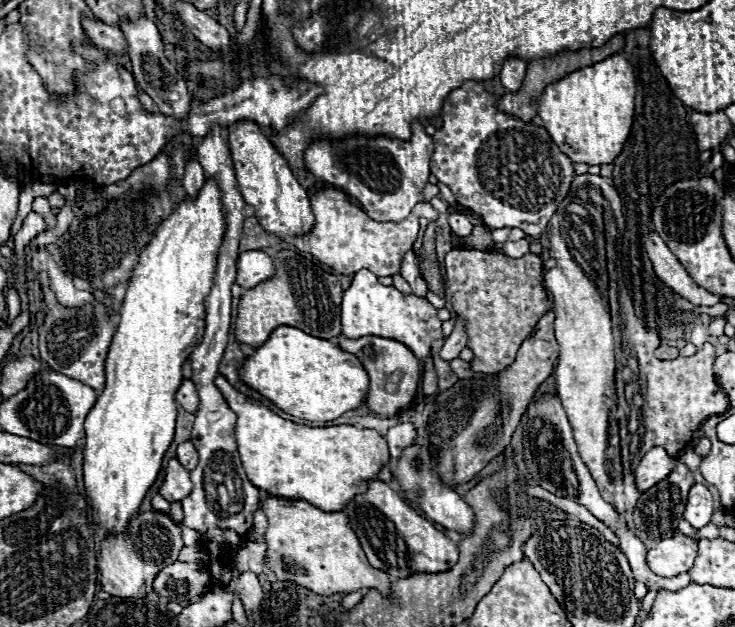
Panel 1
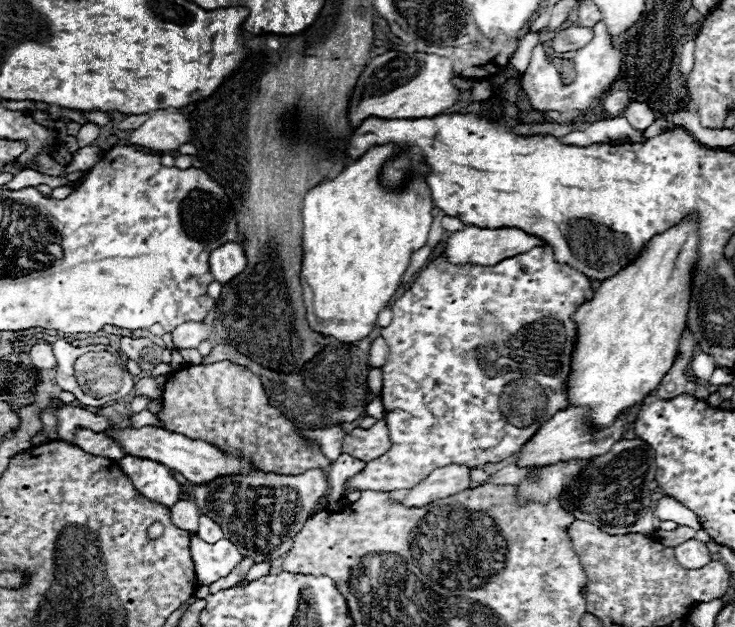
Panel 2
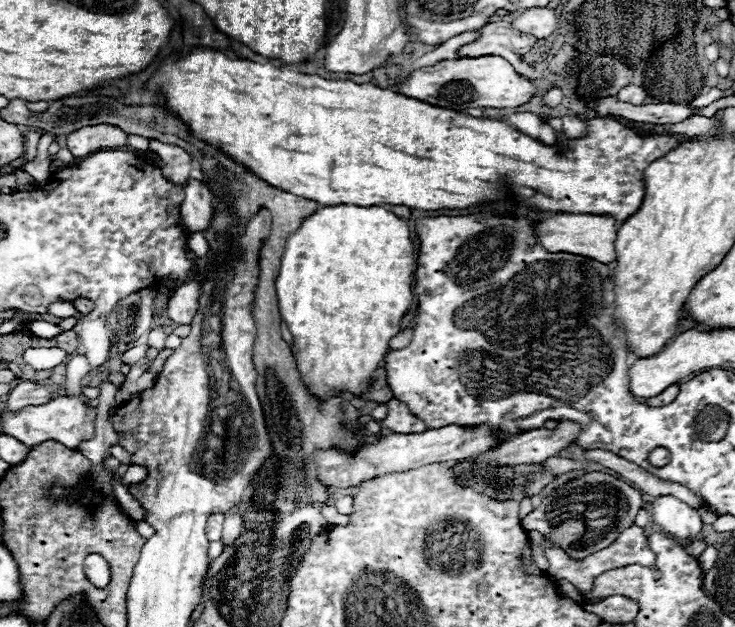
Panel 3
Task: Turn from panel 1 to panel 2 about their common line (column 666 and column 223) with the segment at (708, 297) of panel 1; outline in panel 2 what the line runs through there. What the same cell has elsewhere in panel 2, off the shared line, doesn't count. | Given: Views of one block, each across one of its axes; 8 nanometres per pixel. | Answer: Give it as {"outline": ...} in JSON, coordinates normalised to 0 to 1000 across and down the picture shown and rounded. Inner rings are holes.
{"outline":[[[305,389],[286,405],[286,431],[291,447],[297,447],[299,453],[307,453],[307,447],[324,440],[324,434],[335,427],[335,418],[337,415],[332,408],[332,399],[324,389]]]}

